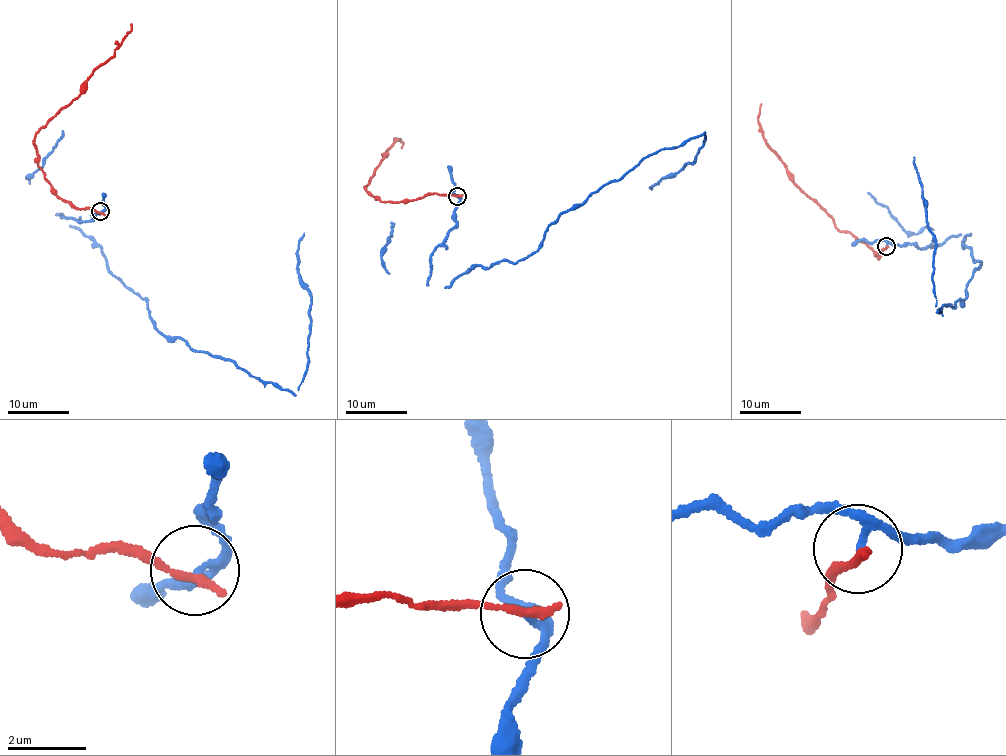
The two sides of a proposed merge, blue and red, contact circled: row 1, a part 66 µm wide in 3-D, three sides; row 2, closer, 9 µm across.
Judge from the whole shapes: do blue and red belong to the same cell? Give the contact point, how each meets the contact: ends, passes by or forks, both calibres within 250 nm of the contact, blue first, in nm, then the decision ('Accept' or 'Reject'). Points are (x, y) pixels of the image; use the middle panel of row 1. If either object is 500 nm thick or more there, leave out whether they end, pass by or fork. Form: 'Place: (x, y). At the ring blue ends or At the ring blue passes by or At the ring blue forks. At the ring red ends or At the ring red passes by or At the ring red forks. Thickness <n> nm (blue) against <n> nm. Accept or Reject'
Place: (457, 196). At the ring blue passes by. At the ring red ends. Thickness 160 nm (blue) against 240 nm. Reject

